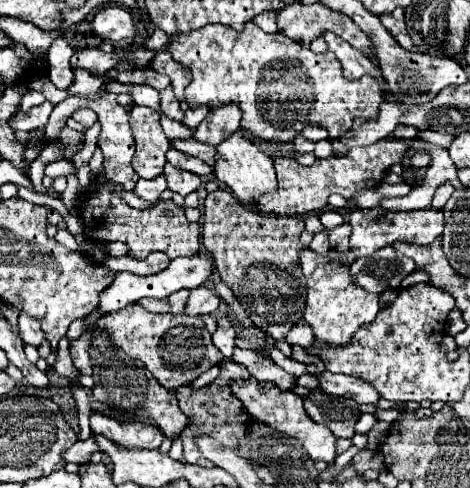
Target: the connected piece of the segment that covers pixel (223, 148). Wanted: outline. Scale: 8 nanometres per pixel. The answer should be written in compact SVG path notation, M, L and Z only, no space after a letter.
M242 130L232 132L232 136L226 136L226 140L216 146L214 160L214 176L224 182L240 202L252 204L254 198L268 192L276 192L276 172L272 158L266 156Z

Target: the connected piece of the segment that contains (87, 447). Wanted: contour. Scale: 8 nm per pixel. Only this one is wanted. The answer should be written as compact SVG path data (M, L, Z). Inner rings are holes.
M88 438L88 440L78 440L74 446L70 446L66 452L64 452L64 462L74 462L74 464L84 464L94 452L98 450L96 446L96 440L94 438Z

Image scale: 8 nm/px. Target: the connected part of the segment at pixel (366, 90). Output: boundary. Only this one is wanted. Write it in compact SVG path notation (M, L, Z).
M252 22L246 24L244 32L236 32L234 28L222 26L222 24L208 24L196 32L172 36L168 44L168 52L172 58L180 64L184 64L192 72L192 82L186 88L184 98L188 100L190 108L208 104L210 108L216 108L220 104L236 104L242 108L242 130L268 140L286 144L292 142L294 136L306 126L306 124L320 124L328 130L330 138L340 138L344 132L352 128L354 118L376 118L378 104L382 102L380 88L374 78L364 76L362 80L346 80L342 76L340 62L332 52L328 54L314 54L312 50L306 50L298 42L286 38L284 34L266 34Z

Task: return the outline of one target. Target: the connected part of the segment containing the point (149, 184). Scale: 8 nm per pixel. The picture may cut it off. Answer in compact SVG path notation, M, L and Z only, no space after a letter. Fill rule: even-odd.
M156 176L156 178L152 178L152 180L142 180L142 178L140 178L138 184L136 184L136 188L134 188L134 194L154 204L154 202L158 202L158 196L160 196L164 190L166 190L166 180L164 180L164 176Z

